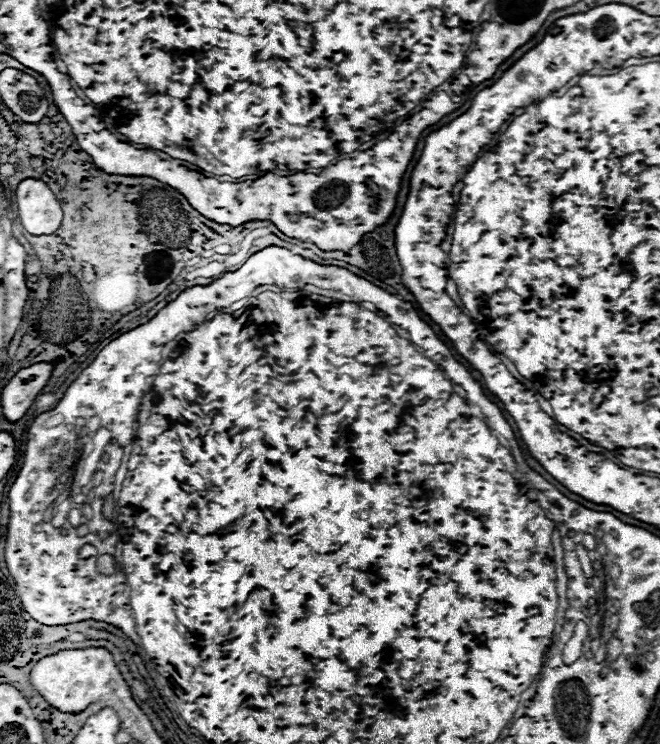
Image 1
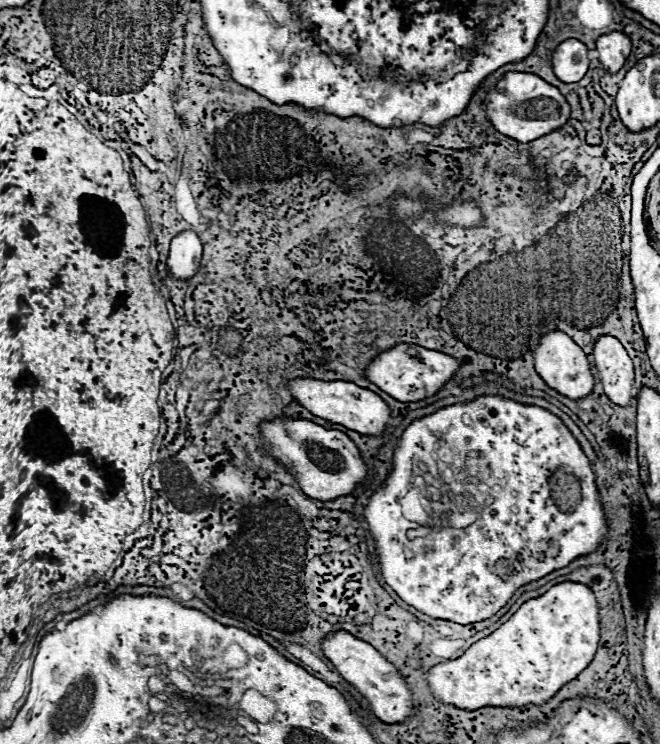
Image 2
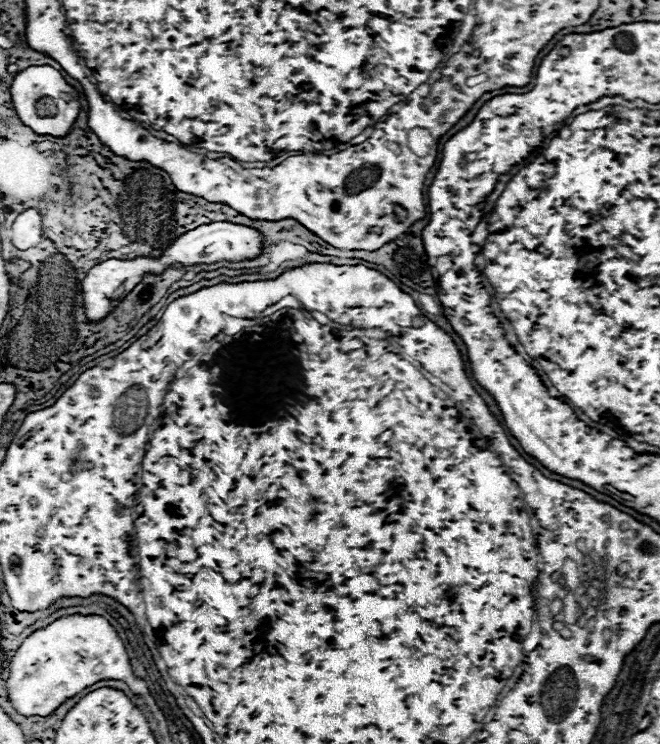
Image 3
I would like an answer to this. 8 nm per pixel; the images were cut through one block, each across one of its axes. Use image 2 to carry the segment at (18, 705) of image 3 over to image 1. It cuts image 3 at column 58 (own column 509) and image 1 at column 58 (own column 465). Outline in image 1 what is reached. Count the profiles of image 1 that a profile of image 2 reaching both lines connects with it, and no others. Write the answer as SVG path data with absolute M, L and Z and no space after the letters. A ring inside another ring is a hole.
M84 648L84 650L60 650L54 656L46 656L36 662L32 668L32 686L40 692L40 696L58 708L60 712L82 712L92 702L102 698L104 694L114 694L126 702L126 708L134 716L146 716L132 698L128 684L124 682L120 670L116 668L112 654L104 648Z

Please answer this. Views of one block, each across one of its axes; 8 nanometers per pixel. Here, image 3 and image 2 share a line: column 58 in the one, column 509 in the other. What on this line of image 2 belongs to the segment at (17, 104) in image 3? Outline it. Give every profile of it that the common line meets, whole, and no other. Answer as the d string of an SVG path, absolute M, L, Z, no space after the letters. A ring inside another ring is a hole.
M506 72L498 86L488 92L486 102L488 120L496 126L496 130L518 142L532 142L536 138L552 134L570 120L570 104L562 92L556 86L540 80L540 76L528 72Z

